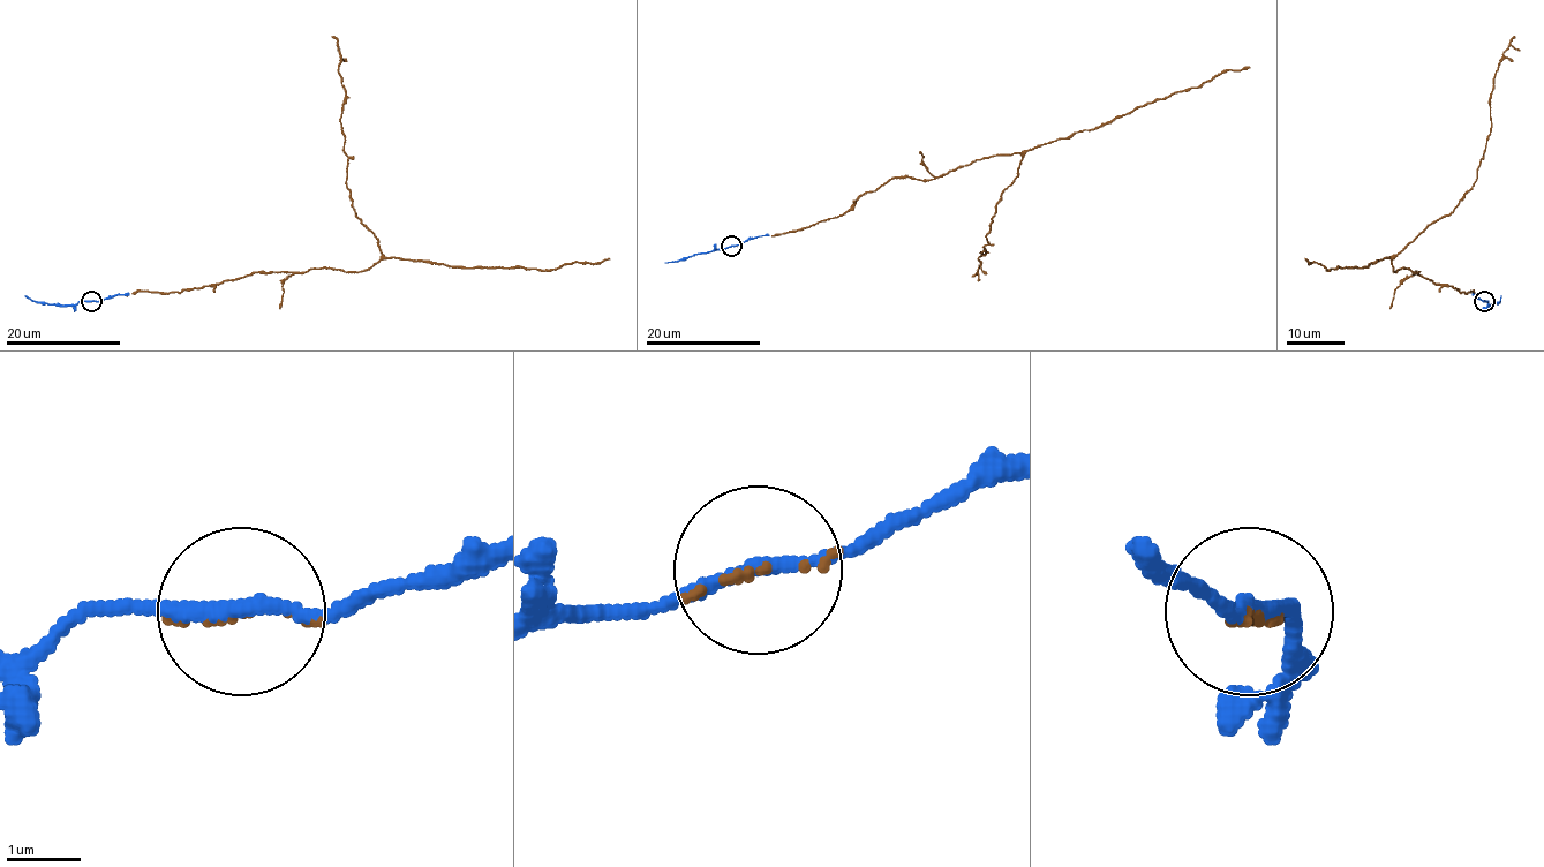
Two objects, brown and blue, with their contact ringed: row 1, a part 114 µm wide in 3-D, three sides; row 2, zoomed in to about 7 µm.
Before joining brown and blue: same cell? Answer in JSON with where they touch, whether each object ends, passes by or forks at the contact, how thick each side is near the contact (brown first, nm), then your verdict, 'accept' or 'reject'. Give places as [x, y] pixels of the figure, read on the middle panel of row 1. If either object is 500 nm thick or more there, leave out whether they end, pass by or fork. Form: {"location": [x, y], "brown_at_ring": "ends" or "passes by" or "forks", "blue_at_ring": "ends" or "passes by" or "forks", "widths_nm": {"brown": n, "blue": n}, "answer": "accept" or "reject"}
{"location": [731, 246], "brown_at_ring": "ends", "blue_at_ring": "passes by", "widths_nm": {"brown": 80, "blue": 180}, "answer": "accept"}

